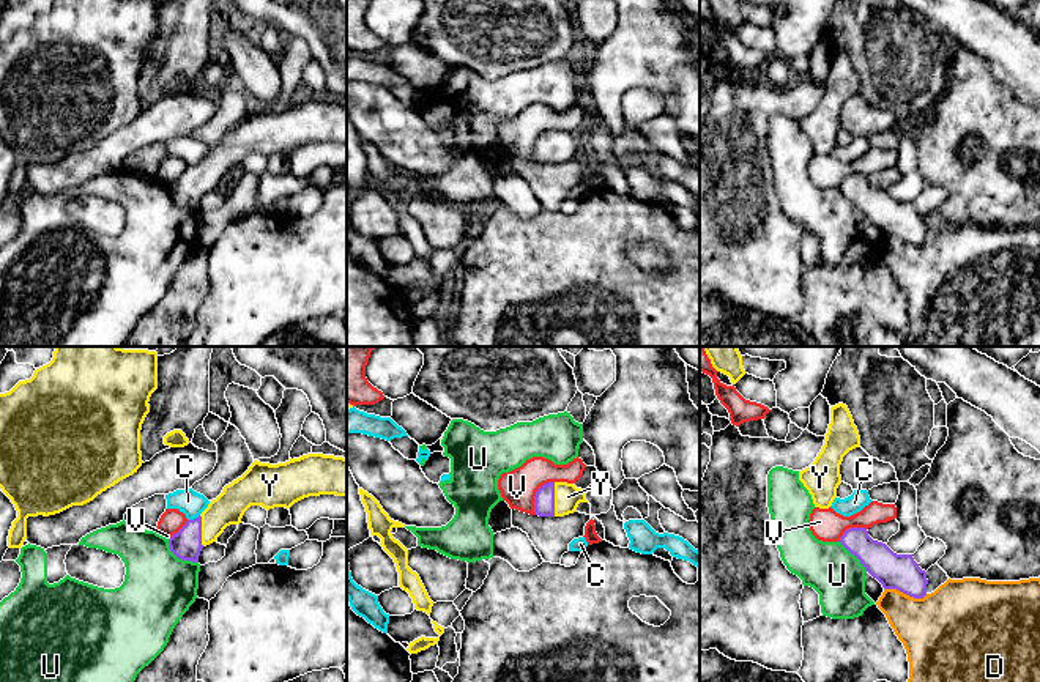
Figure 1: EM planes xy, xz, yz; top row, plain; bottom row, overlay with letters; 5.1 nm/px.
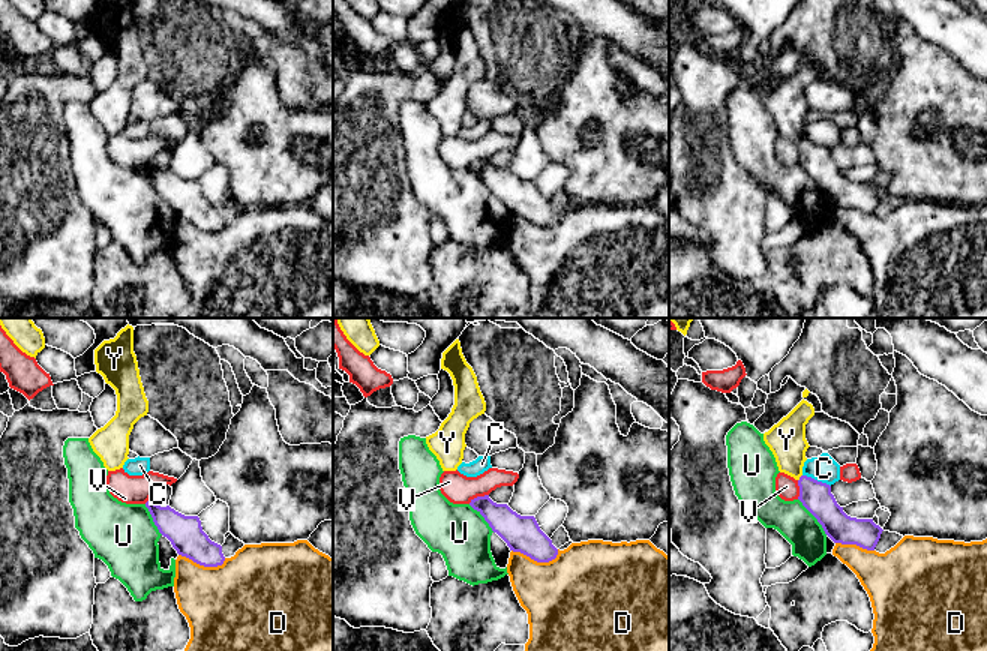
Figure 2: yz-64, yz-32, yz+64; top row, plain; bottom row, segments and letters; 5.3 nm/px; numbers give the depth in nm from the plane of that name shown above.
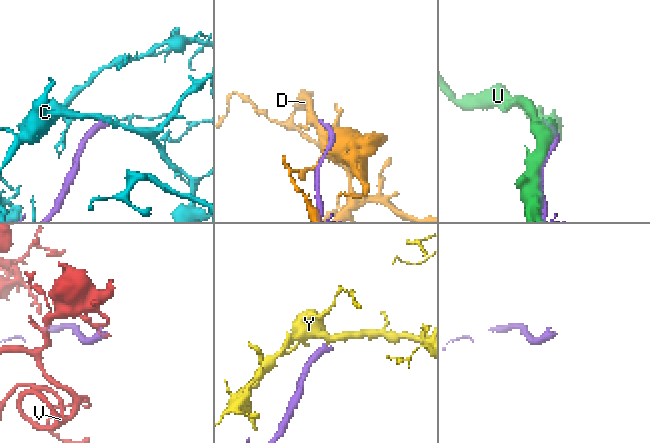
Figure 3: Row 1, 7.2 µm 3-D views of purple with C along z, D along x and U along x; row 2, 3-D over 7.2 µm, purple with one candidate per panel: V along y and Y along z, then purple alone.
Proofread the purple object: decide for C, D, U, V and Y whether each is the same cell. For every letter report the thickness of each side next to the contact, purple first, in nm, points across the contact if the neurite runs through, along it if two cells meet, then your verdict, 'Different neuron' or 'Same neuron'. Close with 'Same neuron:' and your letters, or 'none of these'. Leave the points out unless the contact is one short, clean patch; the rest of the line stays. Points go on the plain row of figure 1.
C: Thickness 160 nm (purple) against 130 nm. Different neuron
D: Thickness 180 nm (purple) against 380 nm. Different neuron
U: Thickness 160 nm (purple) against 360 nm. Different neuron
V: Thickness 110 nm (purple) against 190 nm. Boundary: xz (553, 128), (549, 128), (536, 139), (534, 161). Different neuron
Y: Thickness 110 nm (purple) against 140 nm. Same neuron
Same neuron: Y

